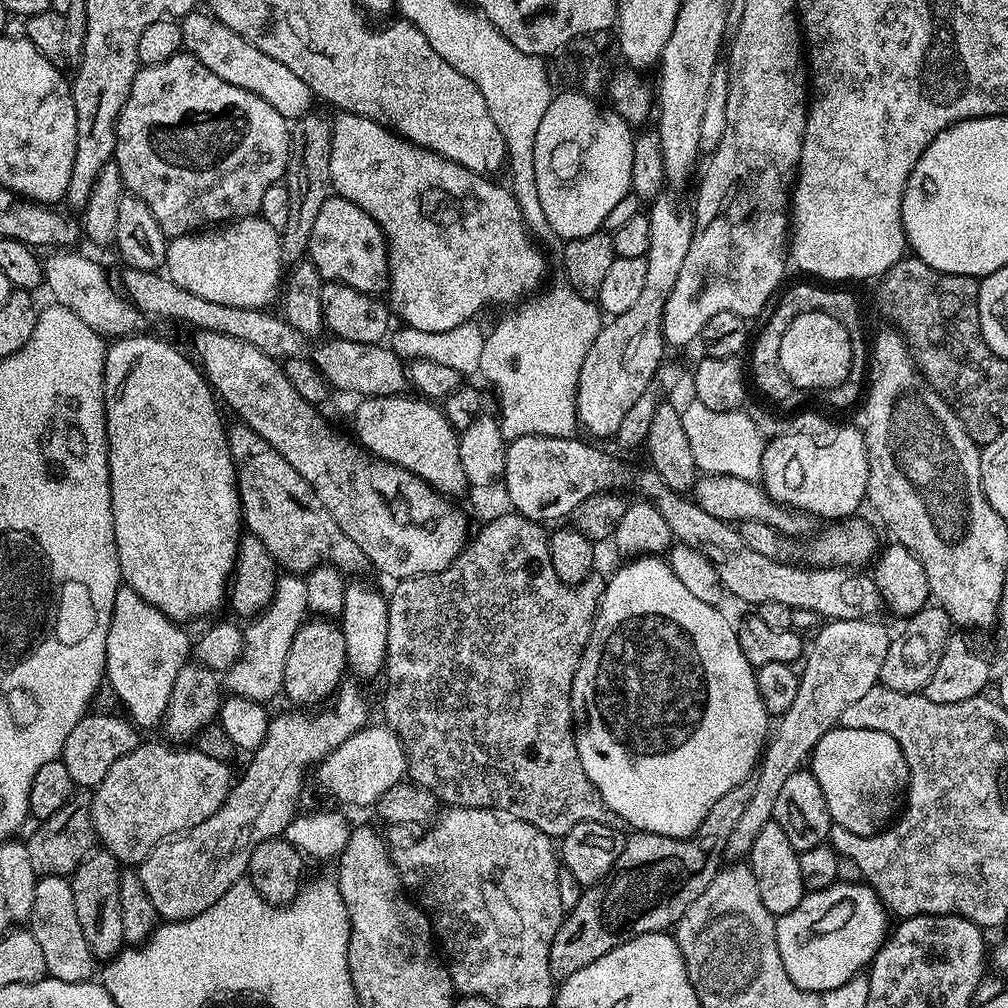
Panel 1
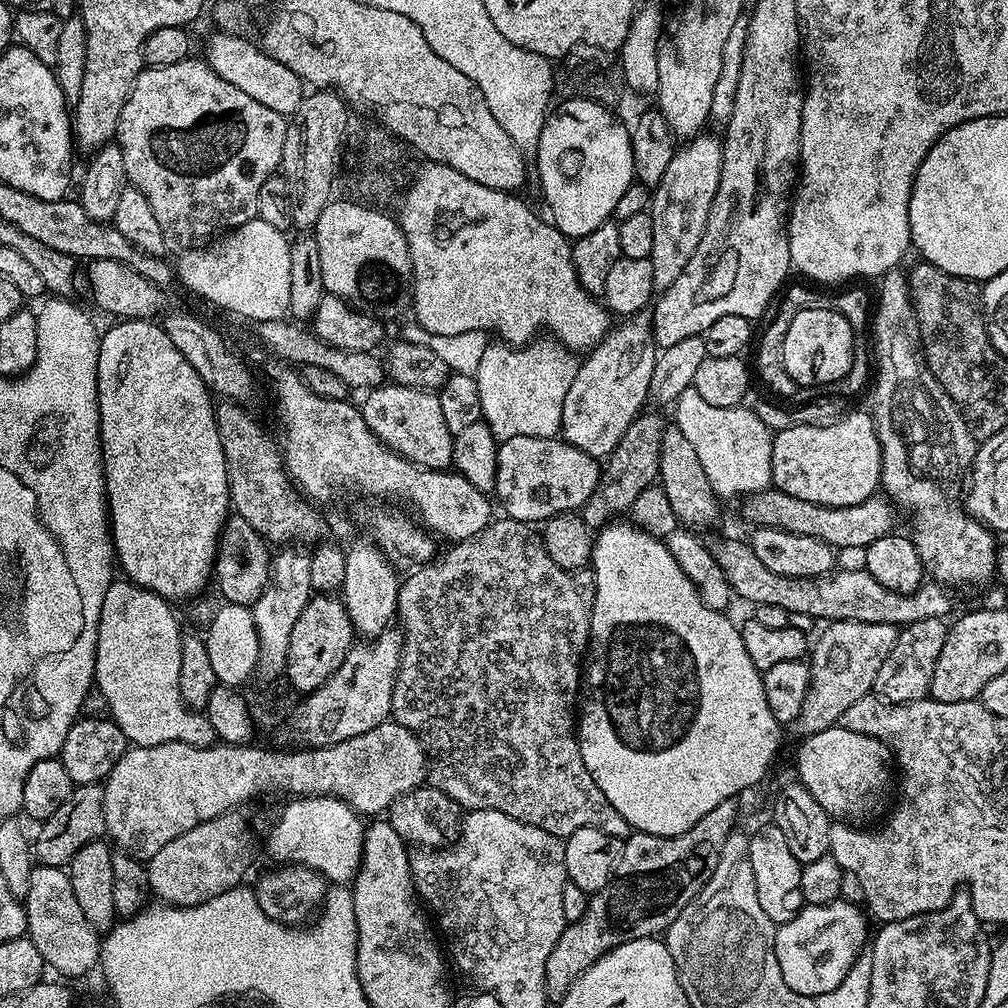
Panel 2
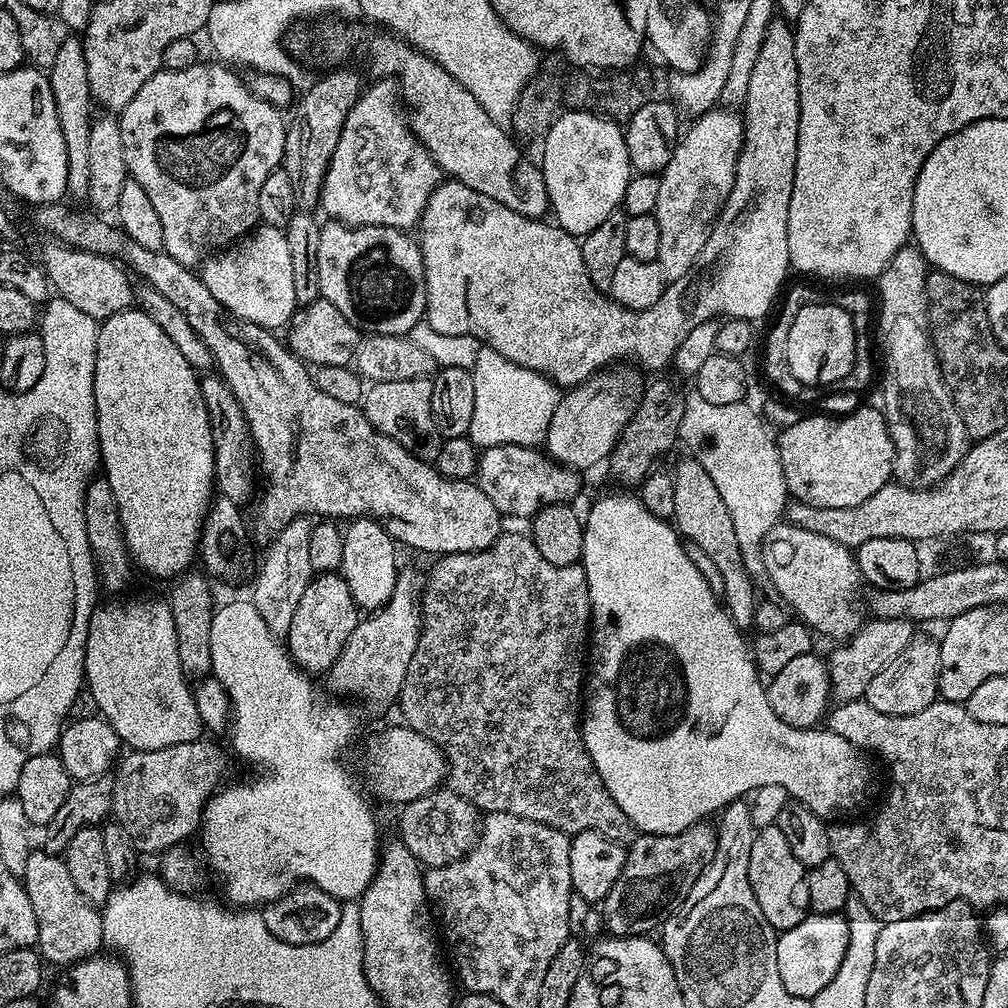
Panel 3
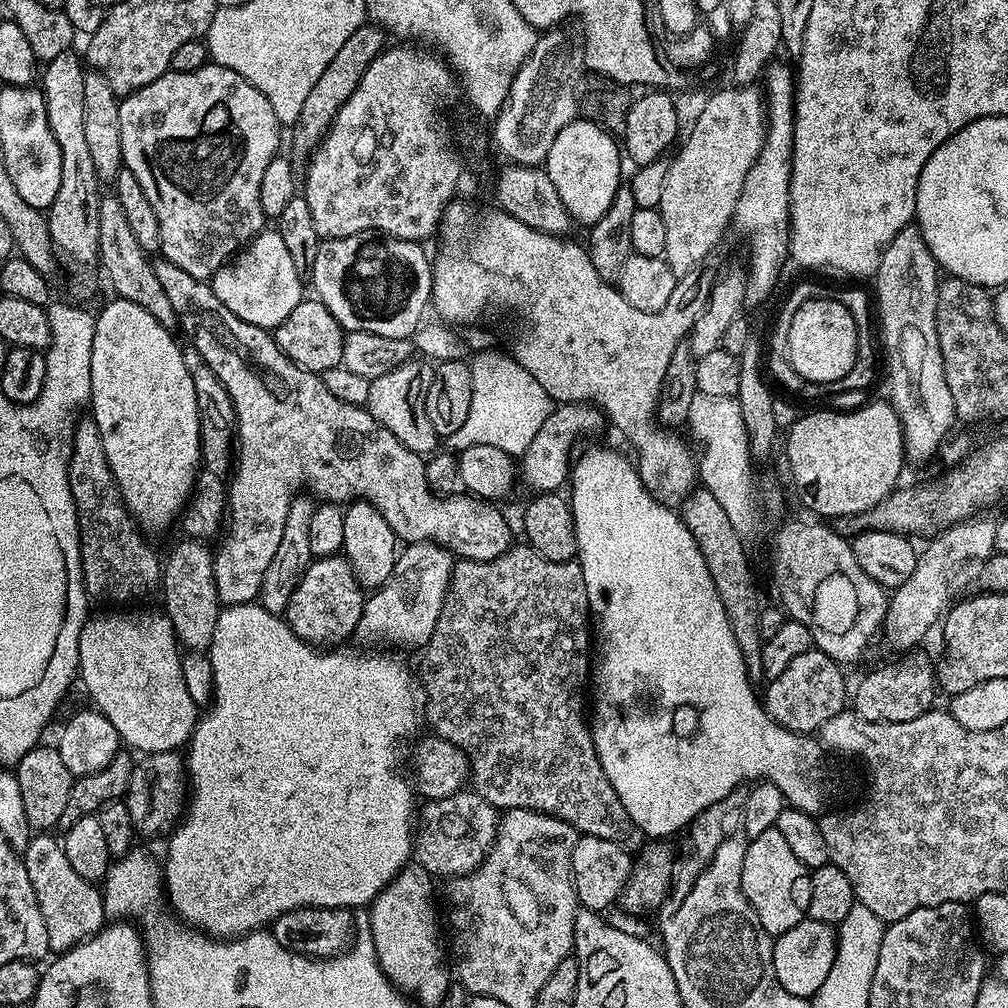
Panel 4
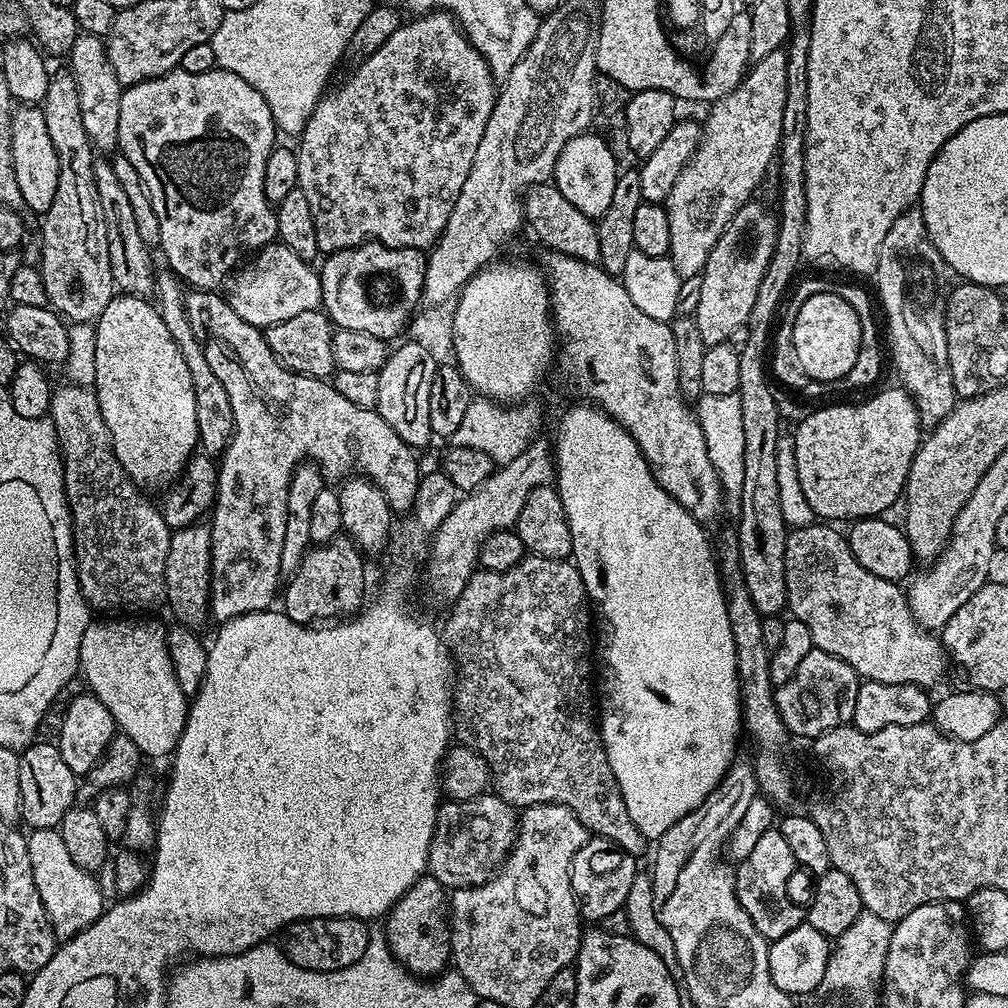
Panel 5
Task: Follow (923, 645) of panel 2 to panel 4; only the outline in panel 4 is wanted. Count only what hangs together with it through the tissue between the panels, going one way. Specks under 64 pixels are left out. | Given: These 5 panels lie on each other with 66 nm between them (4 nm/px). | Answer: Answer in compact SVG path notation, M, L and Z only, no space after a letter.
M913 653L914 656L909 659L868 673L857 688L855 685L852 706L860 717L868 721L906 722L933 709L937 692L936 674L933 665L931 668L927 658L918 653Z

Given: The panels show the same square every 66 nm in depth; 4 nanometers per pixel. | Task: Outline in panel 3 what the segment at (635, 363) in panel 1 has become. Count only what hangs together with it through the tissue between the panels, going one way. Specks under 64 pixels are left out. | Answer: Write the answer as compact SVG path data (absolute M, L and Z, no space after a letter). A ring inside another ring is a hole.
M723 106L702 113L691 123L676 141L670 162L659 173L658 202L654 213L659 231L656 263L668 282L680 280L696 267L702 246L706 246L712 225L734 186L736 163L740 147L744 145L743 119ZM615 368L597 371L596 375L567 389L560 397L542 444L547 455L567 468L585 470L595 464L603 465L633 414L640 380L628 368Z

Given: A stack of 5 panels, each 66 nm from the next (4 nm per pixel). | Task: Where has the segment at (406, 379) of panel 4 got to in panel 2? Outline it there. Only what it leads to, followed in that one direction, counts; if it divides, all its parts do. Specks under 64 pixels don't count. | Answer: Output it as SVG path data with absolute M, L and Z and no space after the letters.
M385 382L367 393L364 404L359 405L366 426L390 450L404 456L422 468L448 470L452 468L453 432L442 418L442 402L435 391L411 388Z

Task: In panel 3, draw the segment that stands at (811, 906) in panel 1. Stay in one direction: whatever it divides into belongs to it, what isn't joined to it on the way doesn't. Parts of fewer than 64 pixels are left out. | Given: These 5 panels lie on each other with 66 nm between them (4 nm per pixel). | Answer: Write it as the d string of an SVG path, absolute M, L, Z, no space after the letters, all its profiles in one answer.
M805 915L798 926L779 933L776 937L776 953L778 954L778 974L782 974L782 986L790 990L798 998L811 1000L830 983L830 978L838 974L838 966L842 966L842 958L846 955L848 941L848 923L843 915L817 916Z

